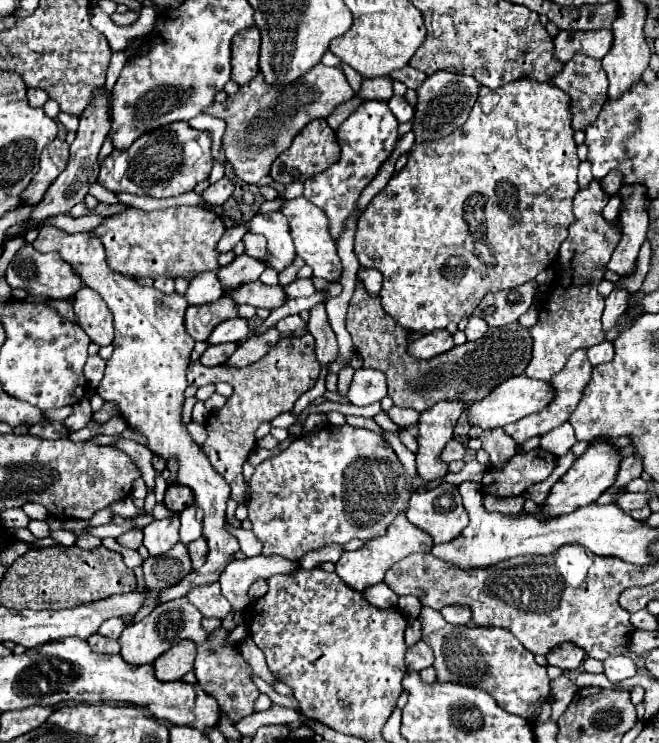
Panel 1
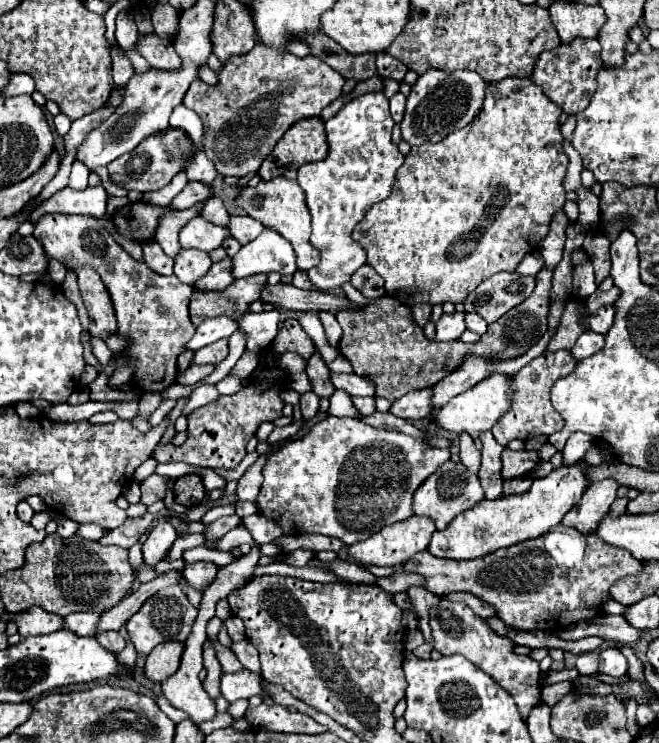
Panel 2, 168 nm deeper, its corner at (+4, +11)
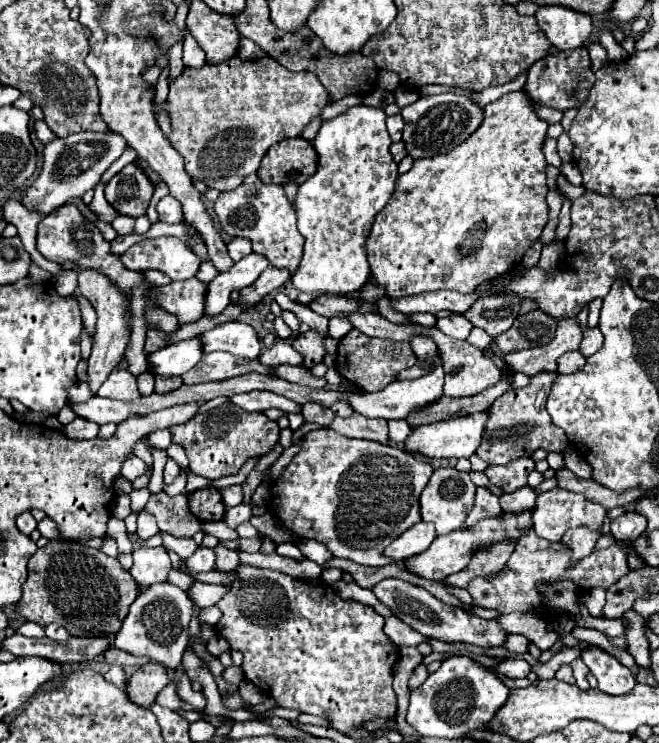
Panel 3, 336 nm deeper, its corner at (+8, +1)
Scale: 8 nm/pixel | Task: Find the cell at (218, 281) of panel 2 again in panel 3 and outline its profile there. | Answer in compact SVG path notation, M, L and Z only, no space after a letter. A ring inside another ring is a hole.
M188 278L182 282L170 282L152 290L152 302L162 306L166 312L172 312L180 322L196 322L204 314L204 286L198 278Z

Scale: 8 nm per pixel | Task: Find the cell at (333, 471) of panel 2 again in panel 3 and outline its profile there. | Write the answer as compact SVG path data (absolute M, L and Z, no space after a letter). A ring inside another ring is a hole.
M318 428L306 434L302 450L282 470L276 482L272 482L268 508L274 510L272 514L290 532L300 538L312 538L326 544L336 558L348 558L364 566L386 566L392 560L386 558L382 550L402 532L420 522L418 498L430 476L432 464L420 454L410 454L404 448L372 440L344 438L330 428Z

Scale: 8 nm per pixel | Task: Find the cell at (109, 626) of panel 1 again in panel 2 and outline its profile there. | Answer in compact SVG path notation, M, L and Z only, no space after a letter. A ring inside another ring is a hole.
M78 612L78 614L68 614L64 616L64 630L74 632L76 636L92 636L92 632L96 630L96 620L100 616L96 616L94 612Z

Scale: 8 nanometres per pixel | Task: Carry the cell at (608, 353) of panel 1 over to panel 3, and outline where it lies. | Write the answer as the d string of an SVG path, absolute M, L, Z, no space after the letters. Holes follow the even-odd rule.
M572 350L558 358L558 374L574 374L580 368L584 368L584 364L586 364L586 358L580 354L580 350L576 352Z

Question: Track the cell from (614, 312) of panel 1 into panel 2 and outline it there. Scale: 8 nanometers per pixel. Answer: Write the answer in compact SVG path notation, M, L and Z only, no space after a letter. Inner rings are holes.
M604 306L590 318L590 330L598 334L606 334L614 320L614 306Z

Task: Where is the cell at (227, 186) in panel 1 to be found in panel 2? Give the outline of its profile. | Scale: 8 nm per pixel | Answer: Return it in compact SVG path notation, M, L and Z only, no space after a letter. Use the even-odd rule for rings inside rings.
M188 182L188 184L178 192L178 196L174 196L174 200L170 202L170 206L176 208L176 210L186 210L186 208L194 206L196 202L208 198L210 194L212 194L212 190L210 190L208 186L204 186L204 184L200 184L200 182Z

